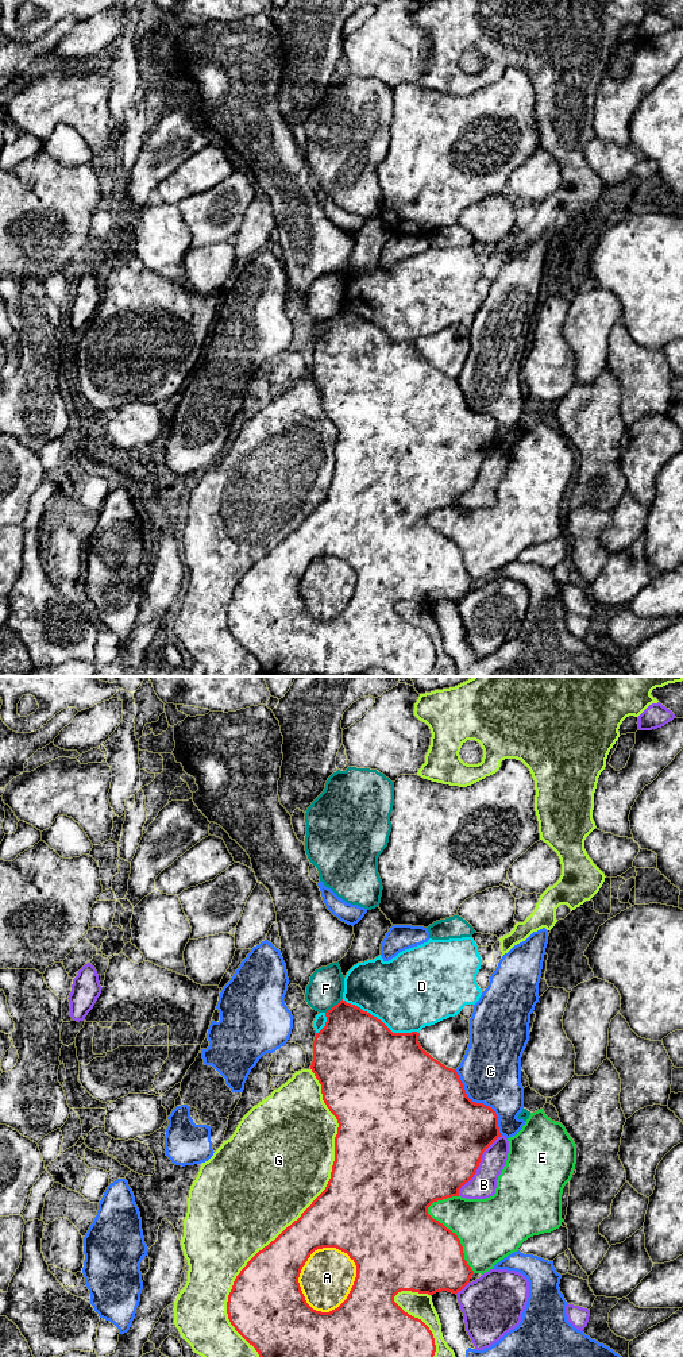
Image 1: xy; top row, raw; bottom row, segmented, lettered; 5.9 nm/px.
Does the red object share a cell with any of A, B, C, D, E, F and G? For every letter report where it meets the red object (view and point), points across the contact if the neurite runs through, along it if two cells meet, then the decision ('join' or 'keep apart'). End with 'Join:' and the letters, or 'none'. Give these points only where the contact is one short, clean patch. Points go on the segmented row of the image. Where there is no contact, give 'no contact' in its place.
A: contact xy (354, 1283); keep apart
B: contact xy (478, 1165); keep apart
C: contact xy (479, 1103); keep apart
D: contact xy (379, 1020); keep apart
E: contact xy (455, 1234); keep apart
F: contact xy (335, 1005); border xy (342, 998), (325, 1013); keep apart
G: contact xy (301, 1215); keep apart
Join: none

